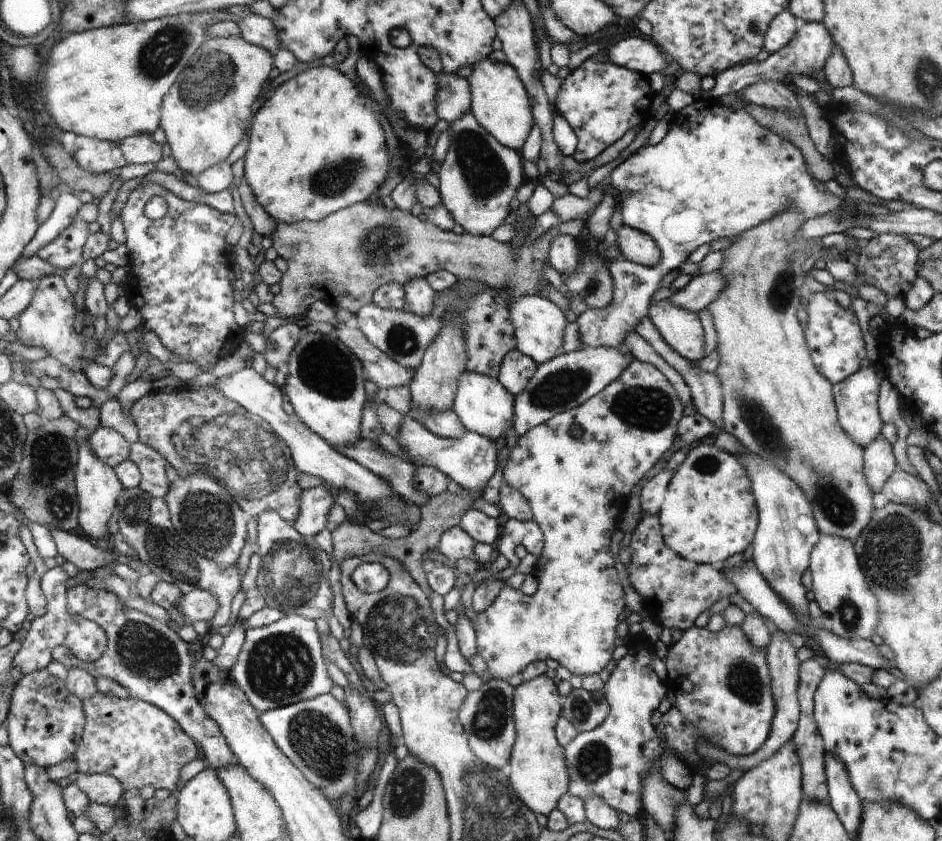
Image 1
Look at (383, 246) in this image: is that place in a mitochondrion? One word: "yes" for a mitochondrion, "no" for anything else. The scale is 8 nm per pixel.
yes

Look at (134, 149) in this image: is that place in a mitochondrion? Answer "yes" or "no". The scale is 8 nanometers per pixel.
no

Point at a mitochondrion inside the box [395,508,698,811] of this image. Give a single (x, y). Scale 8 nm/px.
(487, 724)

